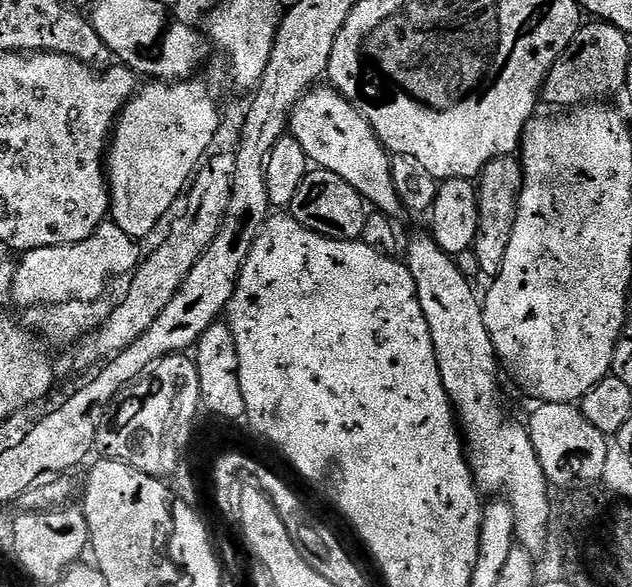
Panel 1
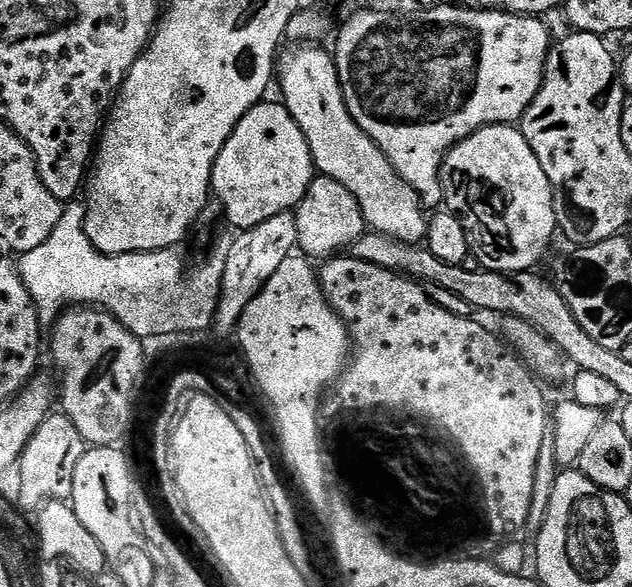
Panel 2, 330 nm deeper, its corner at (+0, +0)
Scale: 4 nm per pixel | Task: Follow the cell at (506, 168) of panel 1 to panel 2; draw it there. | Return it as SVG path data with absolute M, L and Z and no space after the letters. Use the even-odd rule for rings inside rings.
M492 124L489 128L480 128L473 136L468 136L461 144L453 146L444 159L444 165L440 168L440 179L444 182L444 199L449 212L455 212L464 223L470 241L470 252L475 263L485 268L488 272L531 272L537 267L536 263L548 252L552 239L558 236L558 197L552 191L550 178L546 178L546 170L542 170L542 162L534 154L530 142L520 132L519 127L506 124Z

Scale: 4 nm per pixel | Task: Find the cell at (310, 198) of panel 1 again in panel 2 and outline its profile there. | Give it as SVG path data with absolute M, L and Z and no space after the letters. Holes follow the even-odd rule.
M317 175L306 190L302 202L297 204L294 215L298 222L298 248L309 258L324 256L332 258L345 250L351 249L358 237L364 235L366 225L364 215L350 190L342 186L342 182L334 182L334 178Z

